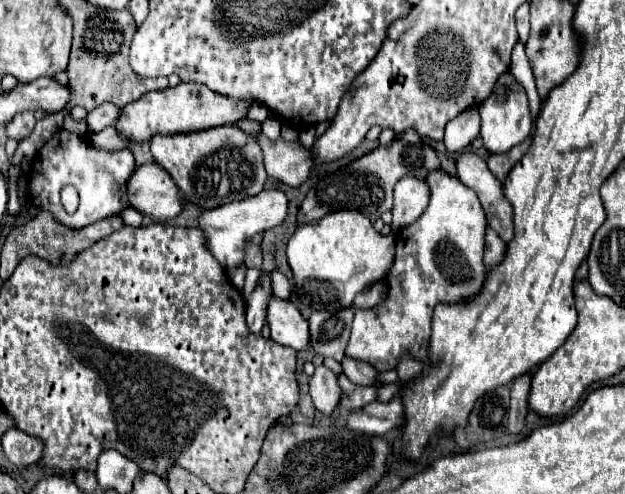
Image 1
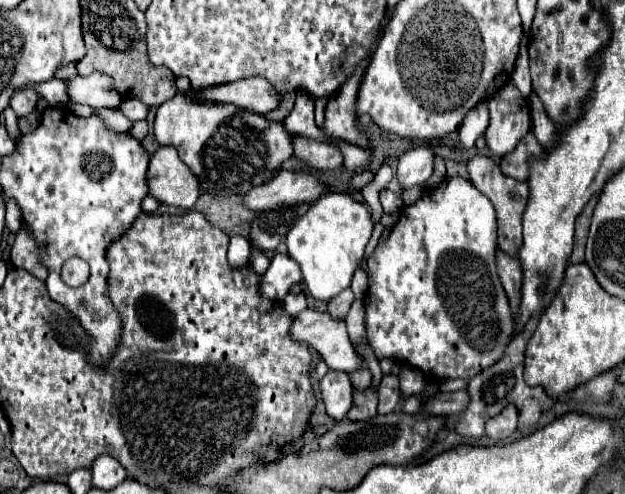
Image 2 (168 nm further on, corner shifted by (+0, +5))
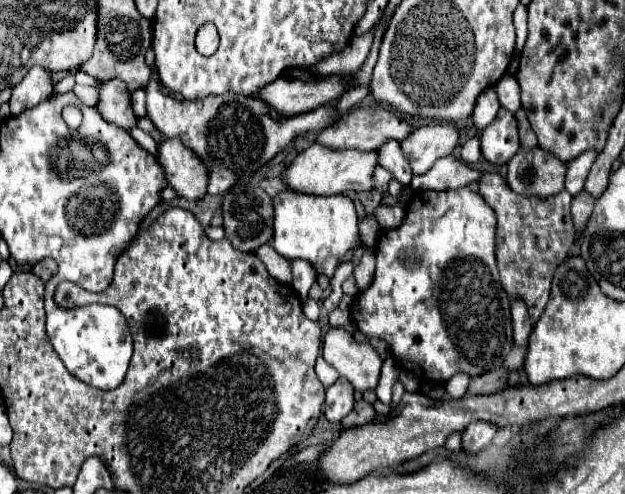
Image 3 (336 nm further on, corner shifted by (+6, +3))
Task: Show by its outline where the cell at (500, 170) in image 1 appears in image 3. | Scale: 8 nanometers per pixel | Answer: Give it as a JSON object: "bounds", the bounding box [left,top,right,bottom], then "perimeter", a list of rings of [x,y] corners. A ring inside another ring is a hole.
{"bounds":[508,147,566,197],"perimeter":[[[540,147],[518,151],[508,163],[508,185],[520,195],[550,197],[560,193],[564,177],[566,165]]]}

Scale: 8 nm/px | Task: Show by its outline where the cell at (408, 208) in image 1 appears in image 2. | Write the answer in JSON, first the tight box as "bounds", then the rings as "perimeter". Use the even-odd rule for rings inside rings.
{"bounds":[396,147,434,191],"perimeter":[[[416,147],[406,151],[400,157],[398,171],[396,171],[400,189],[406,191],[412,187],[424,187],[432,177],[432,167],[434,167],[432,159],[434,159],[434,153],[426,147]]]}

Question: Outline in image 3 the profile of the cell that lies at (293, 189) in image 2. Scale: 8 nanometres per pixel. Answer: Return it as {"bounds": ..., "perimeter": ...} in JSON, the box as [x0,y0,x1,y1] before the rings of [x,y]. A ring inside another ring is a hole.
{"bounds":[284,143,378,195],"perimeter":[[[314,143],[310,149],[300,153],[294,163],[284,171],[284,185],[302,193],[314,195],[338,195],[344,191],[374,191],[374,169],[378,167],[378,151],[334,151]]]}

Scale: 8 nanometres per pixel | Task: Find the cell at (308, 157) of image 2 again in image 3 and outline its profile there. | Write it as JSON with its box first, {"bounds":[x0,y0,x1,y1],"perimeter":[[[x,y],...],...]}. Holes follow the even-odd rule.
{"bounds":[318,105,414,151],"perimeter":[[[372,105],[372,107],[356,107],[354,111],[346,113],[338,123],[334,123],[332,127],[324,129],[318,137],[318,143],[322,143],[324,147],[330,149],[358,149],[358,151],[372,151],[378,149],[382,143],[396,139],[396,141],[404,141],[410,133],[414,131],[414,127],[400,119],[398,115],[394,115],[392,111],[388,111],[382,105]]]}

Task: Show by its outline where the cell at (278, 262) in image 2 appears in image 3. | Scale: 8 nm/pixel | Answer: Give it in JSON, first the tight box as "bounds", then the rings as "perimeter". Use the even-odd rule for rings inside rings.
{"bounds":[292,259,316,301],"perimeter":[[[294,259],[292,261],[292,275],[294,275],[294,289],[300,295],[300,299],[304,301],[308,297],[308,291],[312,287],[312,283],[316,281],[314,277],[314,269],[310,269],[310,261],[302,261],[302,259]]]}

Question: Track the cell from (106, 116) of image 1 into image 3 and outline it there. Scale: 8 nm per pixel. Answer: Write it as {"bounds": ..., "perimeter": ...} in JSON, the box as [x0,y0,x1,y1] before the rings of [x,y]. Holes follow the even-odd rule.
{"bounds":[132,89,146,117],"perimeter":[[[136,89],[132,93],[132,103],[134,103],[134,113],[138,117],[144,117],[146,115],[146,93],[144,93],[144,89]]]}

